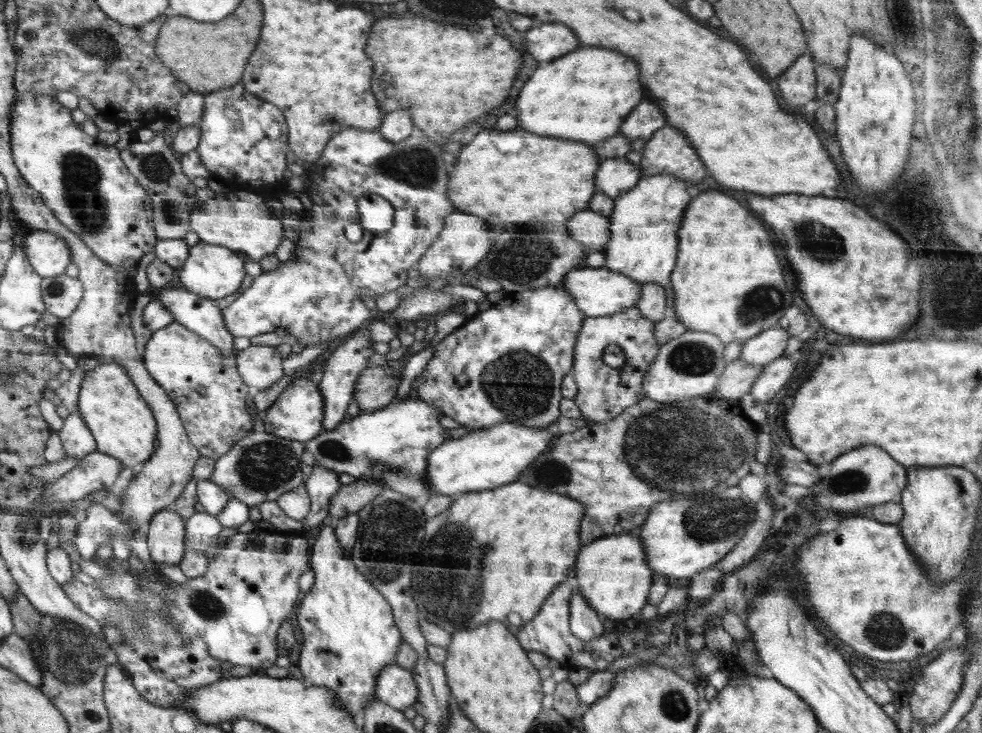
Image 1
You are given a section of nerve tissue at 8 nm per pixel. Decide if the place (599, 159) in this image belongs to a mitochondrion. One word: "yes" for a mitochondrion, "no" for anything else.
no

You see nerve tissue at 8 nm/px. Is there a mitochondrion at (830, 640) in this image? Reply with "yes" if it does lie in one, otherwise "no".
no

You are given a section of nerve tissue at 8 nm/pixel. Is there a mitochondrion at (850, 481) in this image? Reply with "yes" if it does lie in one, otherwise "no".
yes

